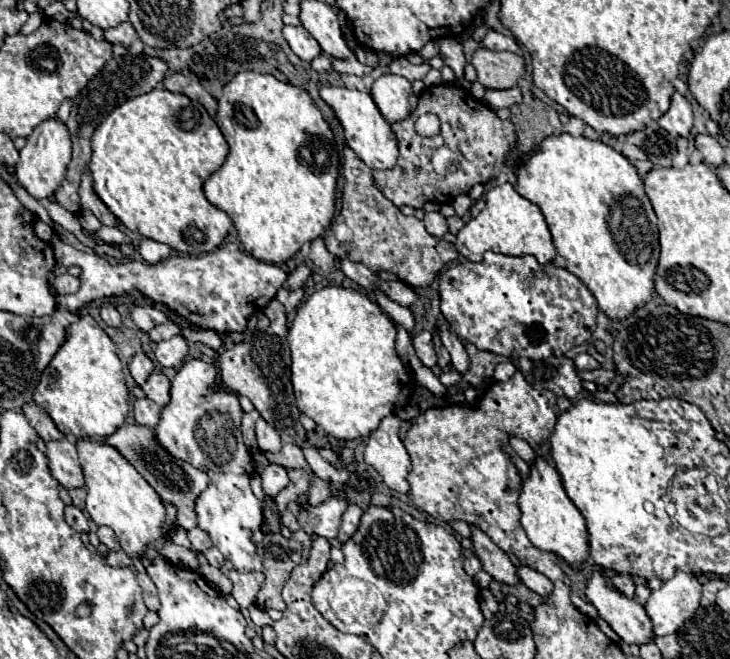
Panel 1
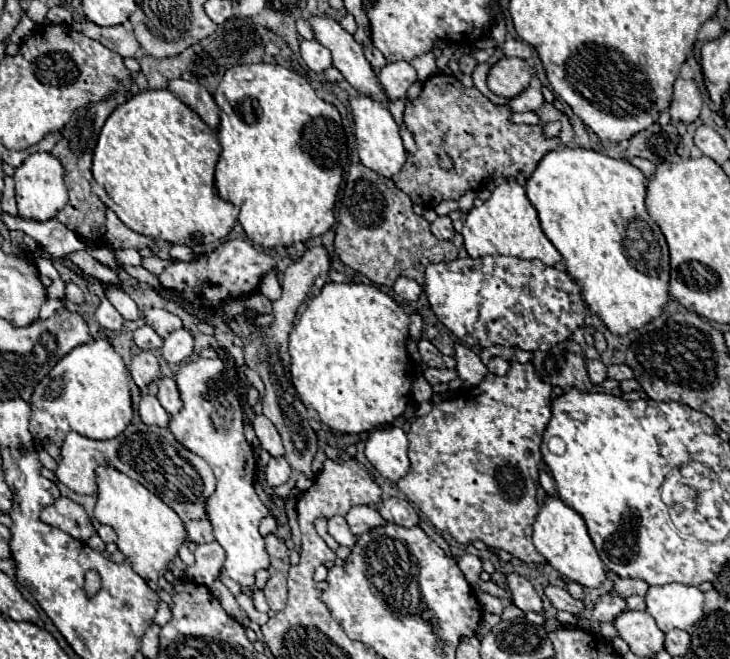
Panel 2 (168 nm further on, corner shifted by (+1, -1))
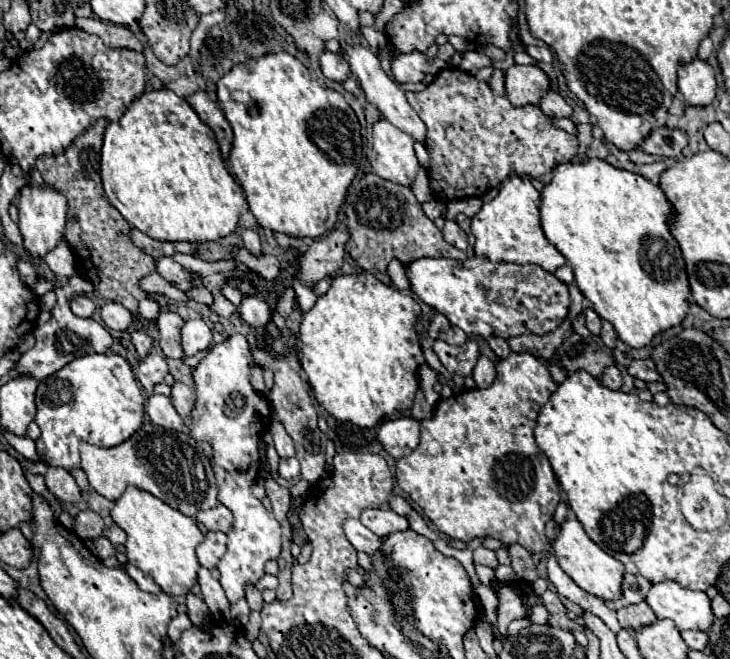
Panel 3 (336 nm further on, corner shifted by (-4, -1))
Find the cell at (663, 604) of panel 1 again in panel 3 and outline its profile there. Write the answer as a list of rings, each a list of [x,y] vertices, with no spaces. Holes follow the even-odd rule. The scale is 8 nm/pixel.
[[[662,581],[650,587],[646,603],[658,619],[672,619],[680,631],[708,631],[714,613],[704,591],[690,591],[674,581]]]

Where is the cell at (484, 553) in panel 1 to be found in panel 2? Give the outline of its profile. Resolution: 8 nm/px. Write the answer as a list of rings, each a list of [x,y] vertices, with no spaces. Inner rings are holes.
[[[507,573],[507,585],[513,595],[513,603],[519,609],[537,611],[537,613],[543,611],[543,603],[541,603],[539,593],[533,589],[533,585],[525,577],[521,577],[517,573]]]

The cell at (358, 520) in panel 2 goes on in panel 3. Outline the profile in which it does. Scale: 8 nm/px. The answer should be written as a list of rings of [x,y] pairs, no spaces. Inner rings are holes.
[[[366,509],[360,515],[360,523],[380,537],[408,529],[408,519],[392,509]]]

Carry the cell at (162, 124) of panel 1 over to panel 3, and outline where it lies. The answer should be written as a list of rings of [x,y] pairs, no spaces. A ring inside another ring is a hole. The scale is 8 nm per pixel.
[[[170,89],[146,91],[118,121],[106,127],[100,167],[110,203],[132,227],[158,241],[218,241],[236,229],[240,213],[248,209],[242,187],[234,181],[220,157],[220,147],[212,129],[200,121],[184,97],[178,97]]]

